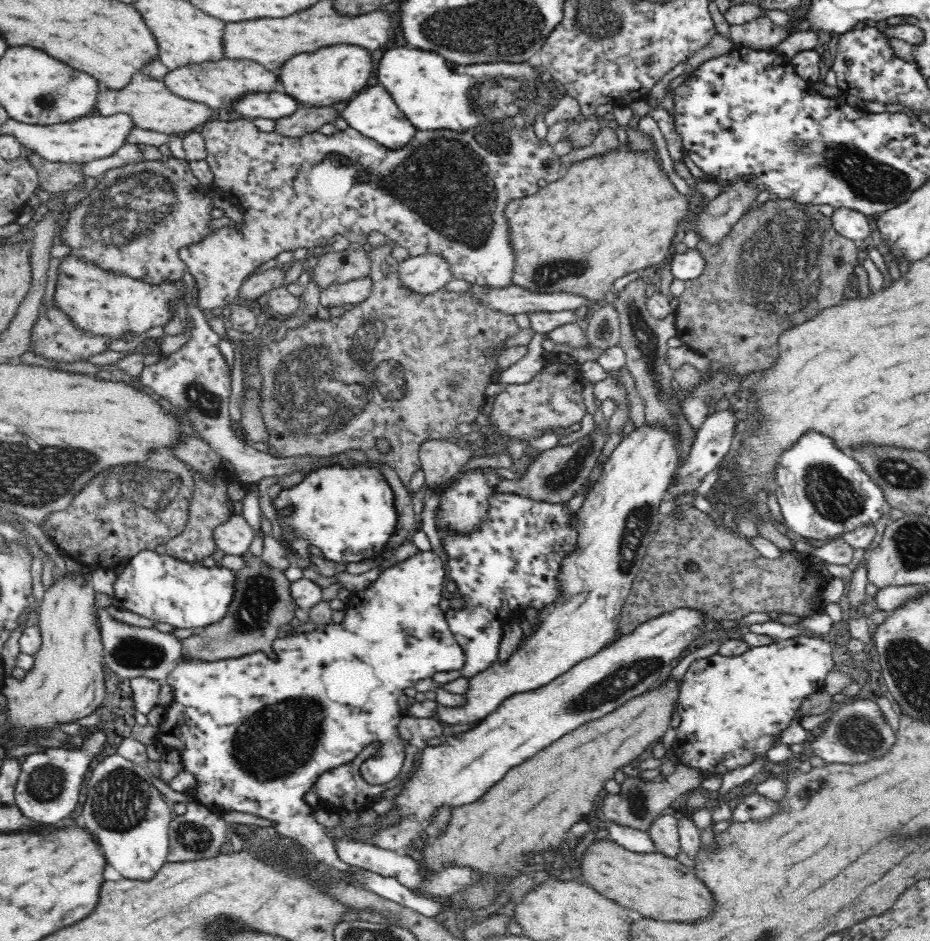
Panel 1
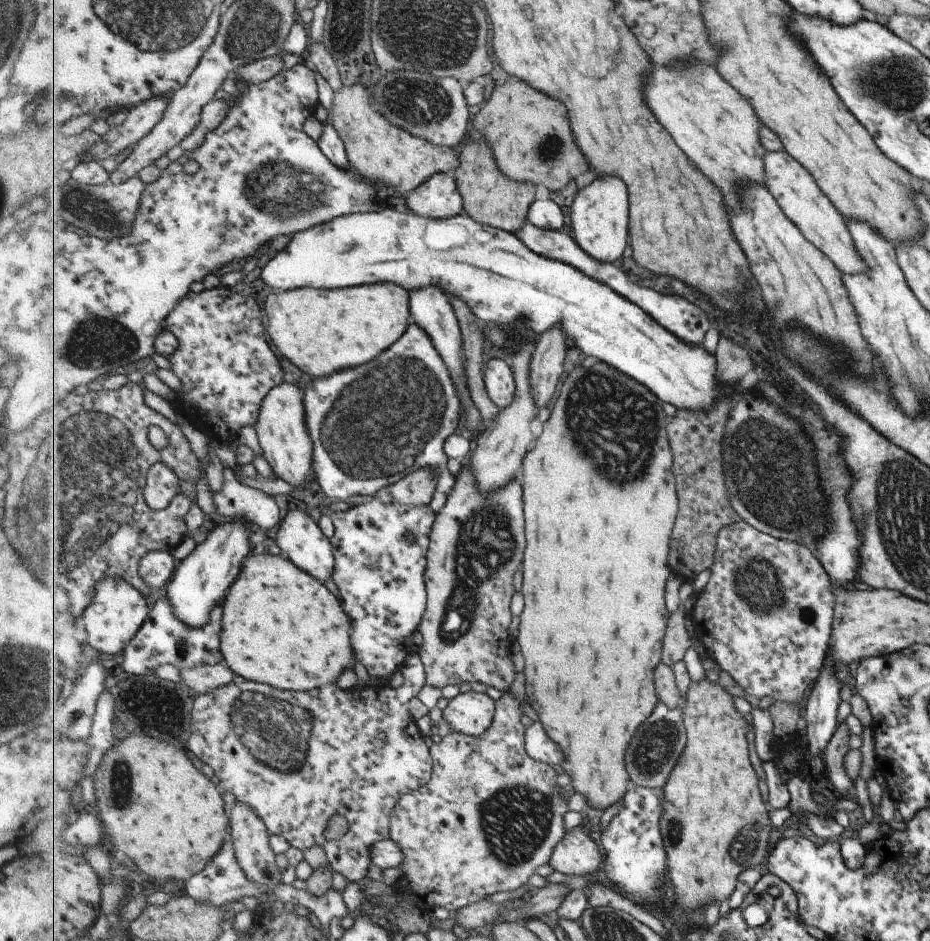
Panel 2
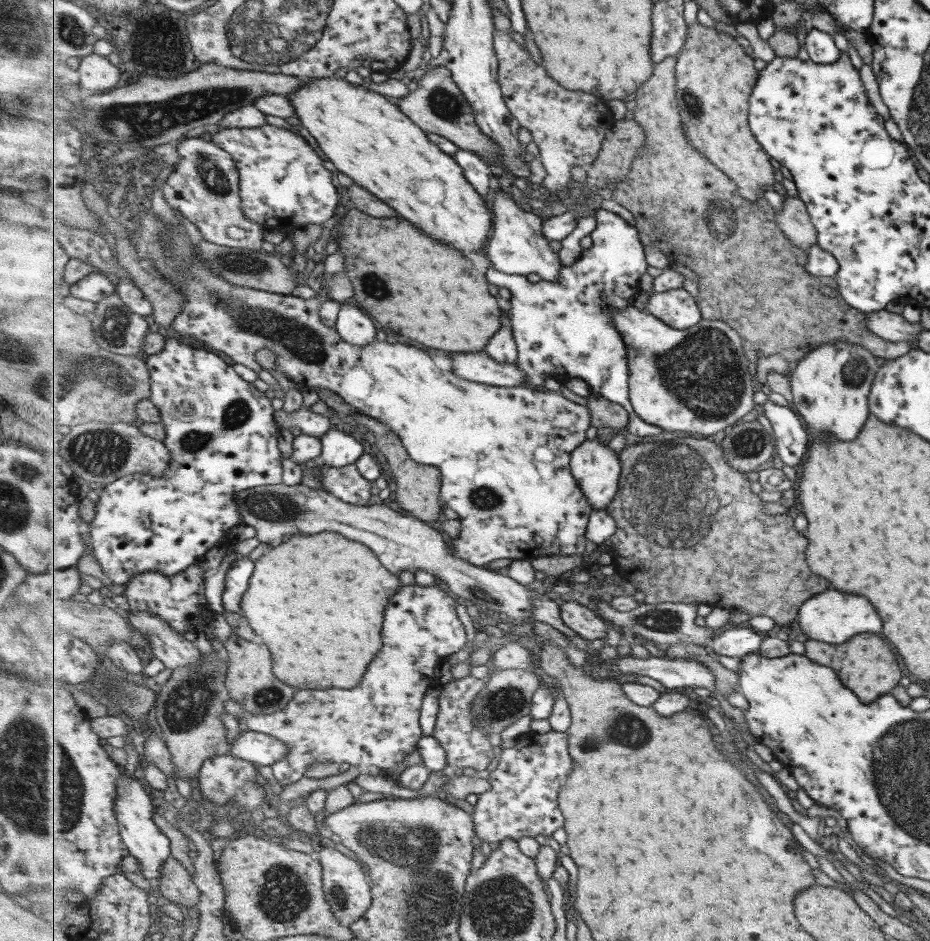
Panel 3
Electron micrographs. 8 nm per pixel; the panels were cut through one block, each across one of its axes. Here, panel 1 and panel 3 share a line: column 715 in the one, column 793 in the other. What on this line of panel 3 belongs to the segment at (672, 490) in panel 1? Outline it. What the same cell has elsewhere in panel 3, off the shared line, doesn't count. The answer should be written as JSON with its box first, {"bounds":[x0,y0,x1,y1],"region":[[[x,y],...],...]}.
{"bounds":[763,400,810,471],"region":[[[767,400],[763,408],[775,434],[776,458],[795,471],[803,471],[802,466],[808,458],[810,446],[807,426],[788,406],[779,406]]]}

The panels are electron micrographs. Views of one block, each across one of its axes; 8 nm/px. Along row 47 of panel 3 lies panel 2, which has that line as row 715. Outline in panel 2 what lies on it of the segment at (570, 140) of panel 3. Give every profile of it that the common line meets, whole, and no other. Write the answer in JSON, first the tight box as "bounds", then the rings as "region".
{"bounds":[369,692,569,913],"region":[[[504,692],[497,702],[494,724],[483,735],[470,736],[455,732],[455,734],[448,734],[443,737],[438,744],[433,744],[430,748],[434,756],[434,770],[431,781],[426,786],[401,798],[398,806],[395,806],[391,818],[390,840],[399,846],[404,855],[403,863],[399,868],[403,872],[401,880],[398,882],[394,894],[369,898],[371,904],[376,906],[380,903],[387,909],[395,909],[401,906],[406,910],[414,910],[421,907],[421,909],[430,913],[436,907],[445,908],[451,913],[457,912],[472,903],[485,900],[487,896],[495,894],[495,892],[509,892],[518,888],[522,891],[525,890],[531,876],[536,874],[543,864],[550,864],[557,844],[562,842],[566,836],[563,820],[565,820],[565,814],[569,812],[569,808],[567,808],[568,798],[566,800],[566,797],[555,794],[557,772],[549,764],[531,759],[531,756],[526,752],[526,730],[523,722],[521,722],[521,716],[523,716],[521,704],[509,692]]]}

